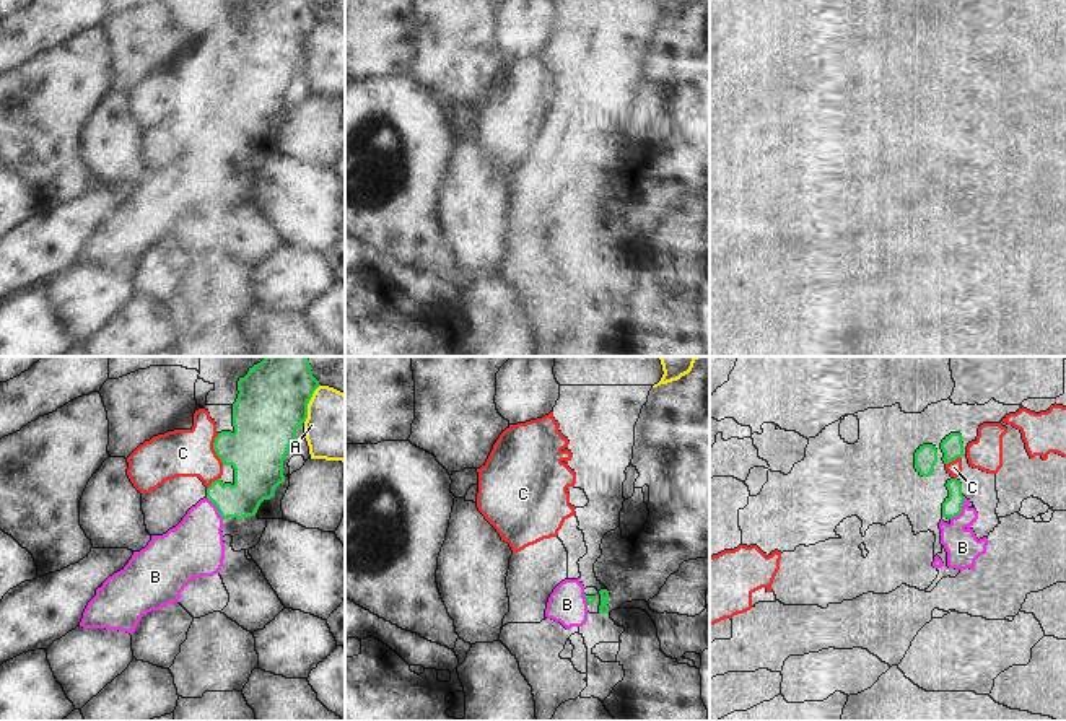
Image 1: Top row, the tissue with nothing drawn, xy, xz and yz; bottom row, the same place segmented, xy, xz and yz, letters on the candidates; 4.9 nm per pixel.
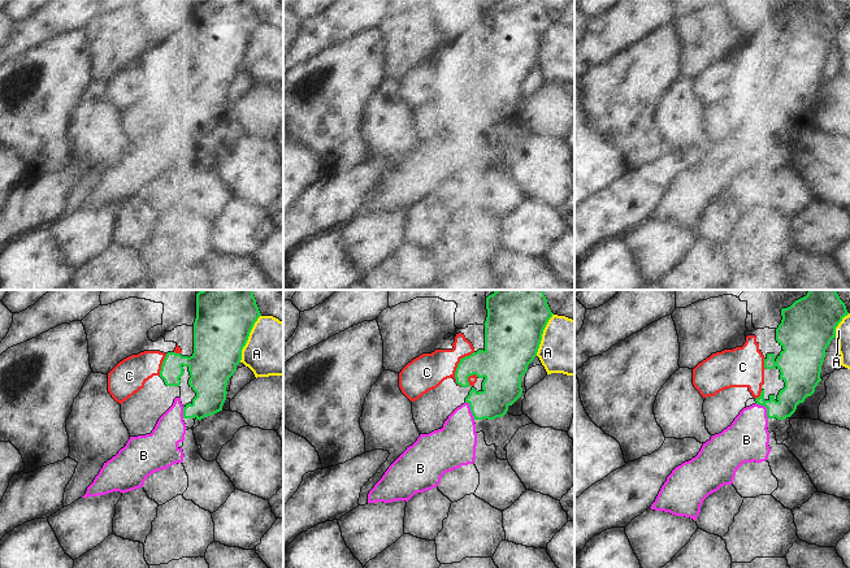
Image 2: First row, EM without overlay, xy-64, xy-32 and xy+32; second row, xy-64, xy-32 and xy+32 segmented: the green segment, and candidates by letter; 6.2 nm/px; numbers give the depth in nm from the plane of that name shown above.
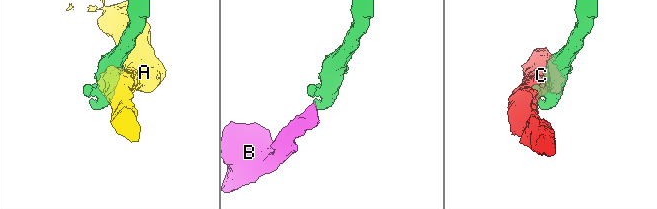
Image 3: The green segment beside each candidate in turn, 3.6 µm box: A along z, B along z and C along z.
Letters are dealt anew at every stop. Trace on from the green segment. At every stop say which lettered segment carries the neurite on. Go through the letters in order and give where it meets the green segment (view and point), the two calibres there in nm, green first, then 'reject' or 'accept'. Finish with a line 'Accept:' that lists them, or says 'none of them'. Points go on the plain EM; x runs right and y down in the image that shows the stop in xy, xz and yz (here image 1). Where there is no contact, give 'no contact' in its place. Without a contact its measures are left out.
A: xy (308, 38) | 360/340 nm | reject
B: yz (961, 147) | 100/170 nm | accept
C: xy (214, 83) | 280/240 nm | reject
Accept: B

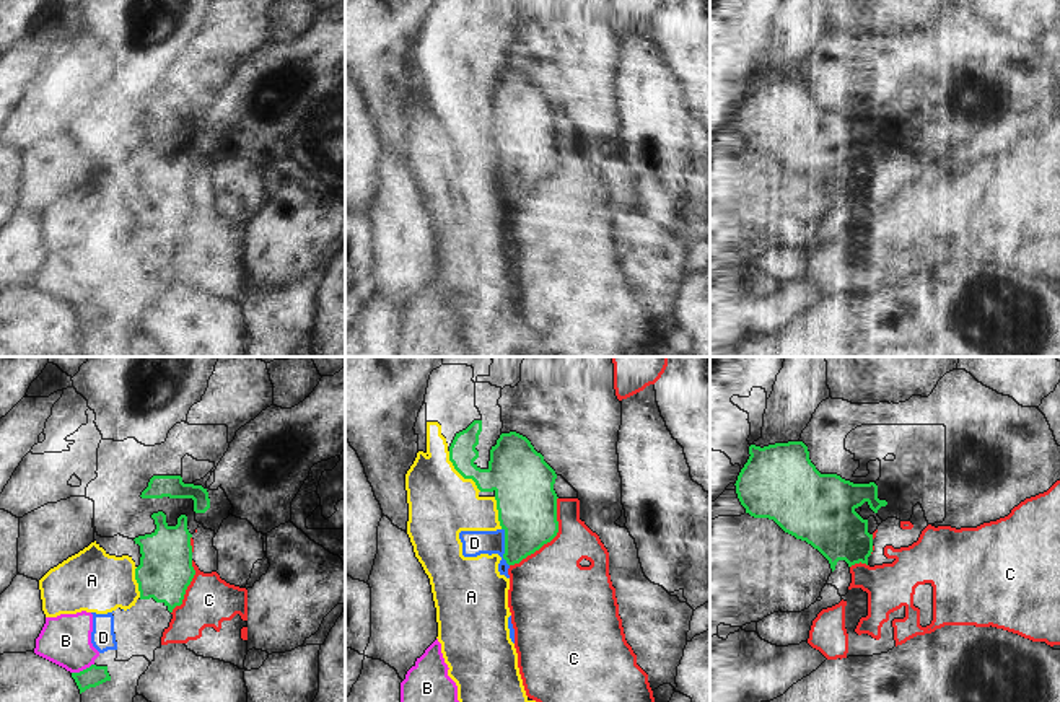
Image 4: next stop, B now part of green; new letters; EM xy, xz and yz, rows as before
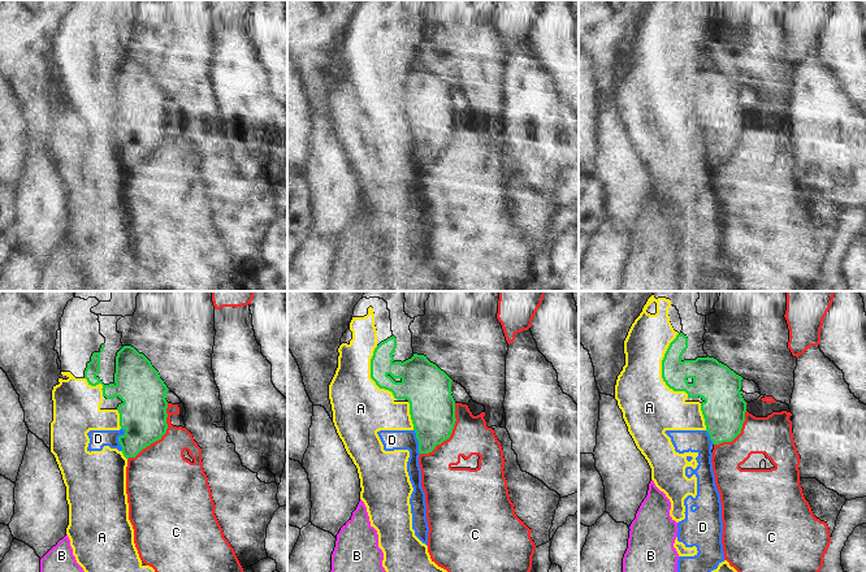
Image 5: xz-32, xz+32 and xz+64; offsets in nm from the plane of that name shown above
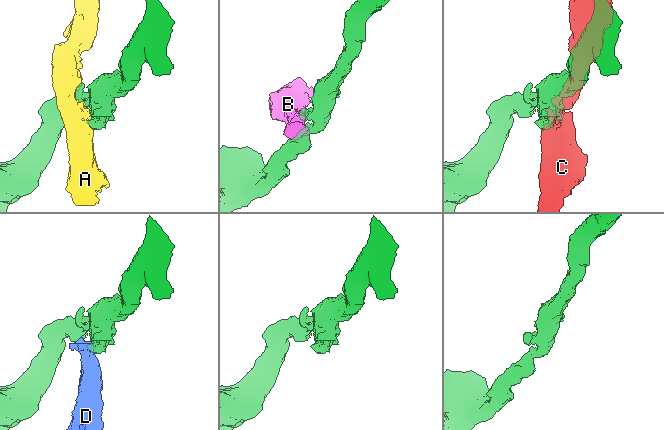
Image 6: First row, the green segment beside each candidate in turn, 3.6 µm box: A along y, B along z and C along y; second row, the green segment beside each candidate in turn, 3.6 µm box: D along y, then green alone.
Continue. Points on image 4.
A: xz (461, 109) | 240/340 nm | reject
B: xy (83, 305) | 100/260 nm | reject
C: xz (551, 175) | 300/400 nm | reject
D: xz (505, 183) | 300/130 nm | reject
Accept: none of them

